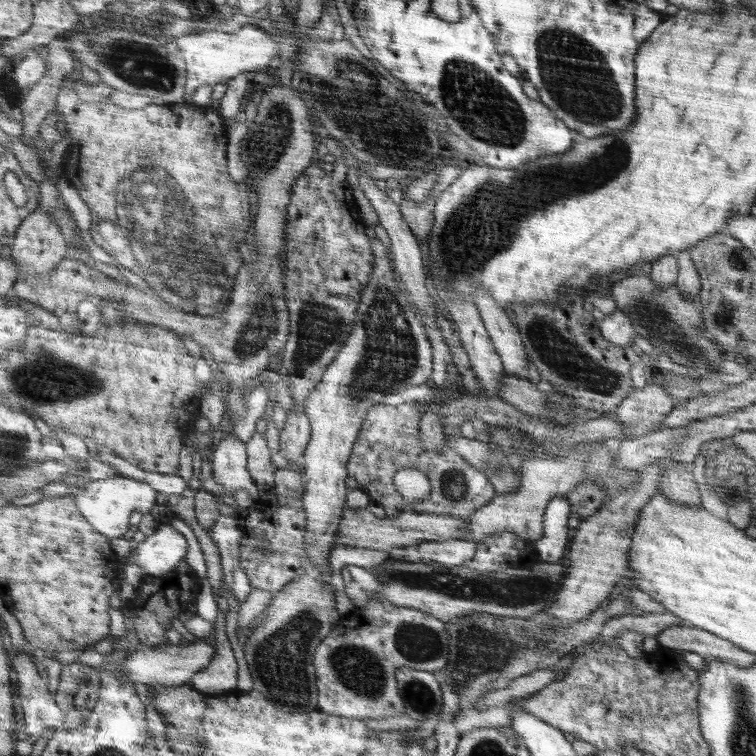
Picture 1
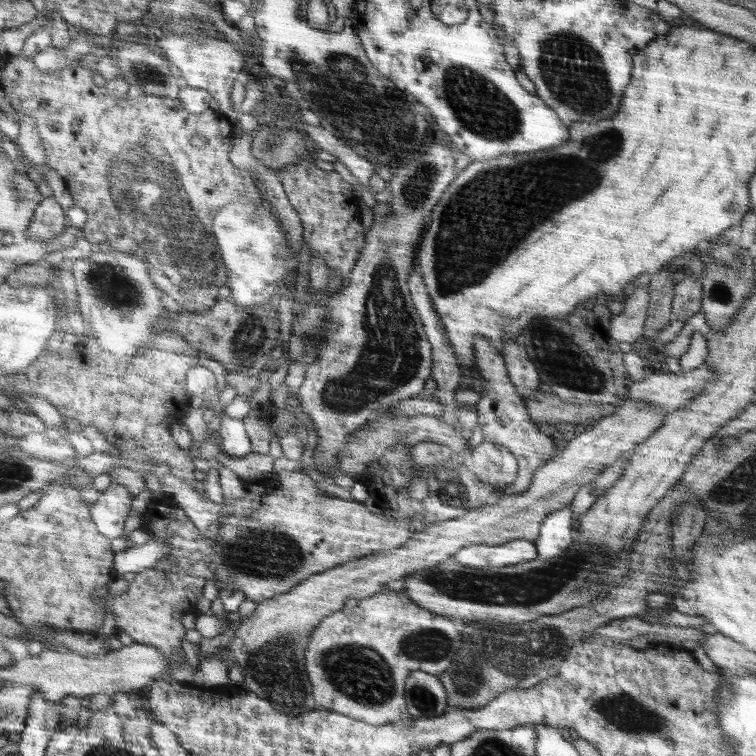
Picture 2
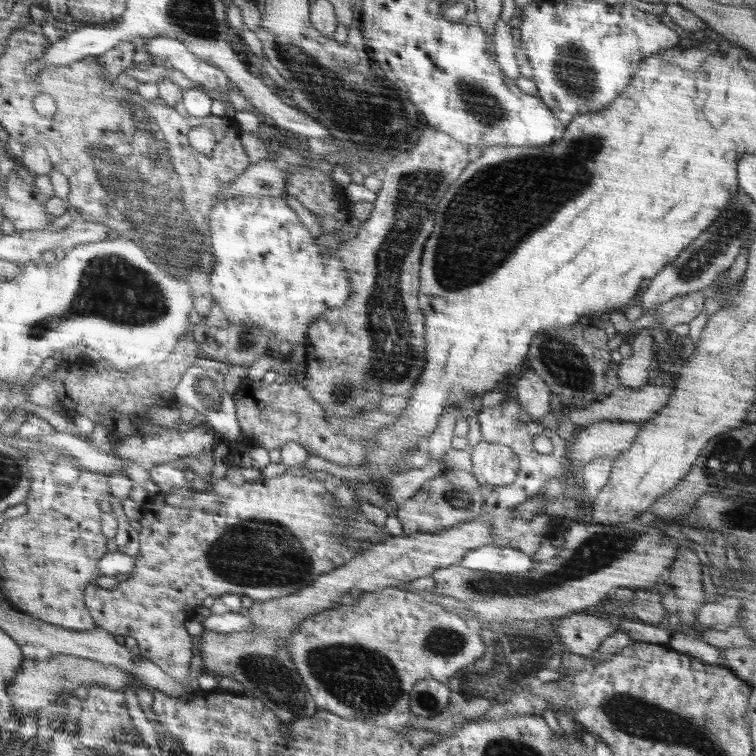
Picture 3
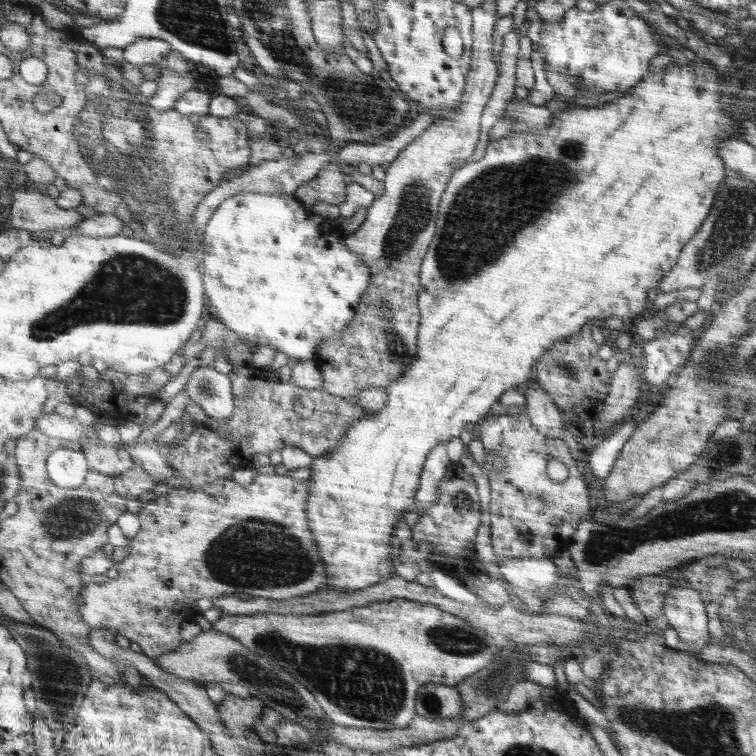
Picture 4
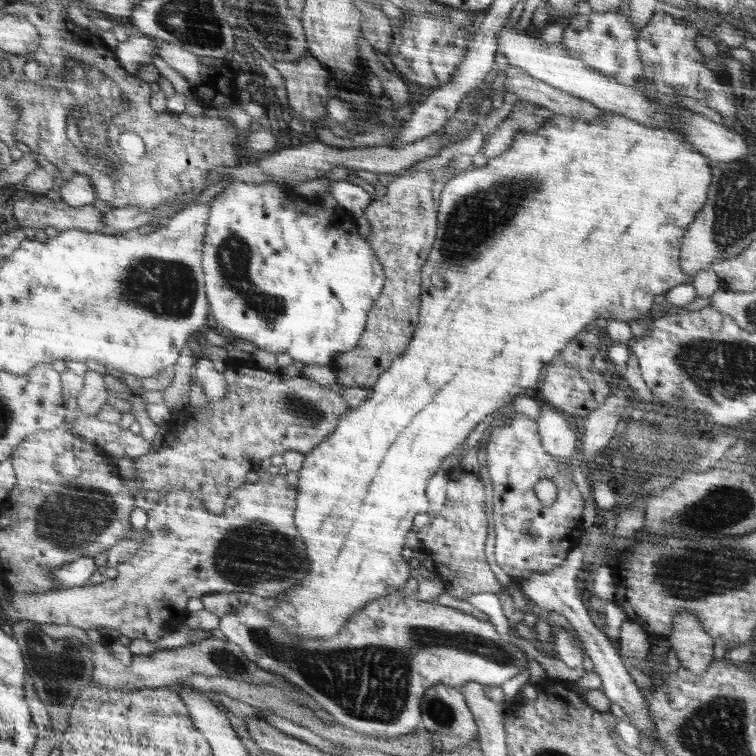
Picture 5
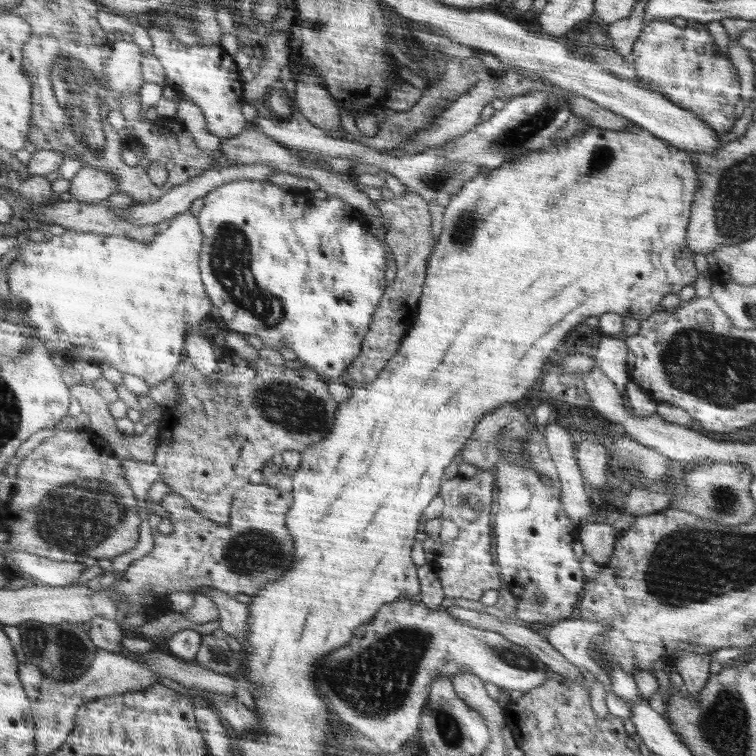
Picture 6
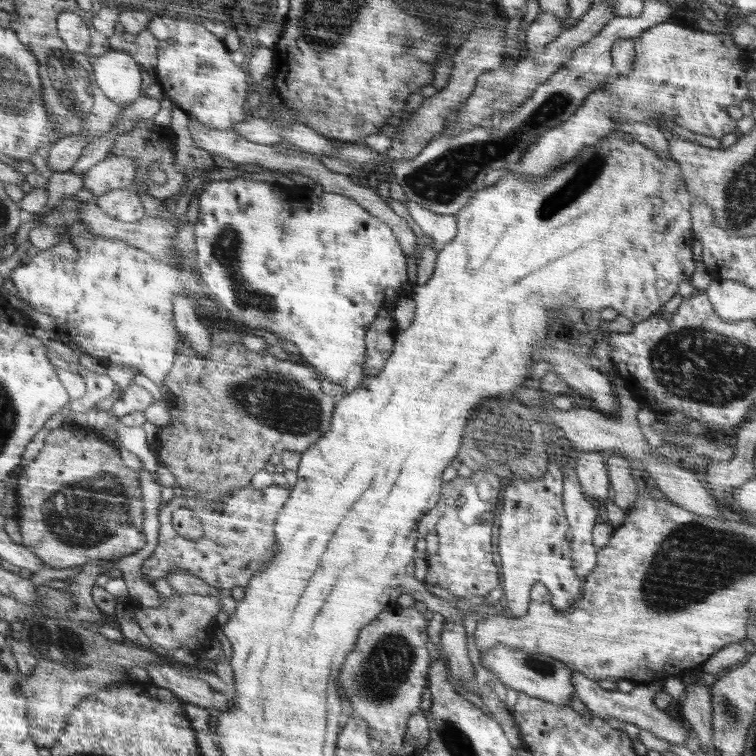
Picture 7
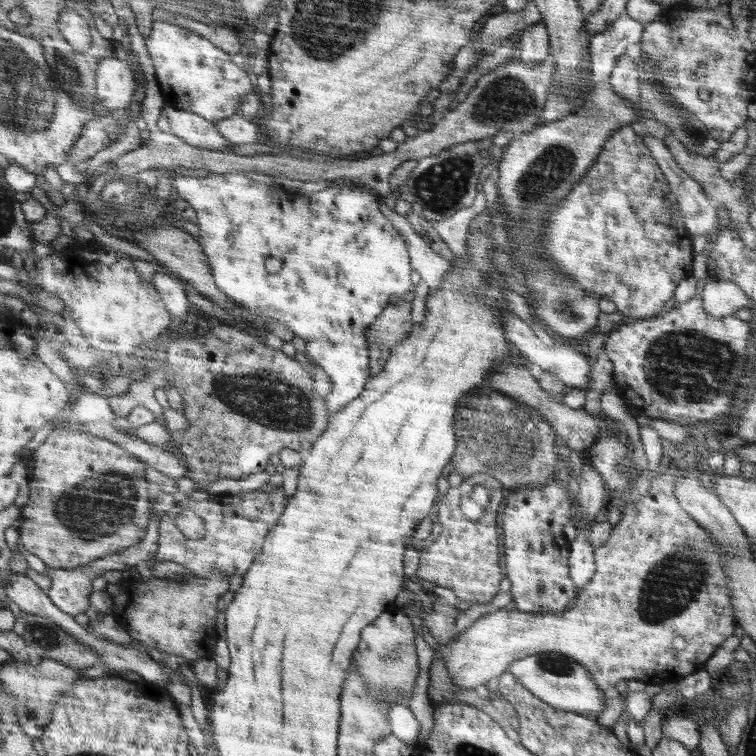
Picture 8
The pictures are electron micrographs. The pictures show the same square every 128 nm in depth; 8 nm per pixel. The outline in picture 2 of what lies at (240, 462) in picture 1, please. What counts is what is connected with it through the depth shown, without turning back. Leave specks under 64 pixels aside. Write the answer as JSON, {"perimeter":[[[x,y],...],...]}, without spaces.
{"perimeter":[[[222,417],[218,433],[222,437],[221,452],[226,456],[244,456],[252,452],[243,420],[232,417]]]}

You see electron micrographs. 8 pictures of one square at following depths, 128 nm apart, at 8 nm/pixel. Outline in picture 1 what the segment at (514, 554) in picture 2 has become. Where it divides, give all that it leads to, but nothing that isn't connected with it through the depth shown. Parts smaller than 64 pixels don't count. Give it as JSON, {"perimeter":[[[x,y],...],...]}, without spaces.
{"perimeter":[[[452,540],[448,542],[422,541],[416,546],[423,563],[438,562],[445,566],[465,564],[475,551],[474,541]]]}

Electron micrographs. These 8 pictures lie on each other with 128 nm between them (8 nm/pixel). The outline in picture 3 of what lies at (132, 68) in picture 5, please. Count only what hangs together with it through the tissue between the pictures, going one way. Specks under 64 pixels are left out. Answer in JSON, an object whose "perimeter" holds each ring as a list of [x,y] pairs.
{"perimeter":[[[160,35],[150,37],[144,45],[152,56],[151,63],[170,62],[172,67],[183,72],[188,80],[208,90],[225,93],[230,89],[230,80],[218,65],[192,54],[178,39]]]}

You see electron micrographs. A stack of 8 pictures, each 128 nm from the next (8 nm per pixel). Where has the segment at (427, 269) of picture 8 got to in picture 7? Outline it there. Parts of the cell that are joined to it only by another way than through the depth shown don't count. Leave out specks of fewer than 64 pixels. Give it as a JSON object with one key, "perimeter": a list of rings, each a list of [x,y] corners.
{"perimeter":[[[189,116],[188,119],[188,130],[196,147],[206,150],[210,155],[217,155],[228,159],[228,161],[235,163],[237,166],[246,165],[247,163],[260,164],[262,167],[265,167],[266,170],[294,172],[310,177],[314,180],[315,184],[322,186],[323,192],[332,192],[334,194],[348,196],[352,200],[356,200],[357,203],[360,204],[362,208],[365,208],[372,216],[376,216],[378,220],[381,220],[384,224],[388,224],[390,229],[394,232],[394,237],[400,242],[402,249],[405,250],[408,256],[416,251],[416,236],[408,226],[406,220],[394,213],[388,206],[388,203],[383,201],[379,194],[375,193],[371,188],[355,184],[352,182],[351,177],[347,175],[331,172],[320,160],[312,155],[300,155],[298,152],[295,154],[280,152],[273,148],[272,145],[254,144],[254,142],[250,142],[250,140],[246,141],[246,138],[242,138],[242,136],[236,134],[236,132],[206,127],[195,117]]]}

